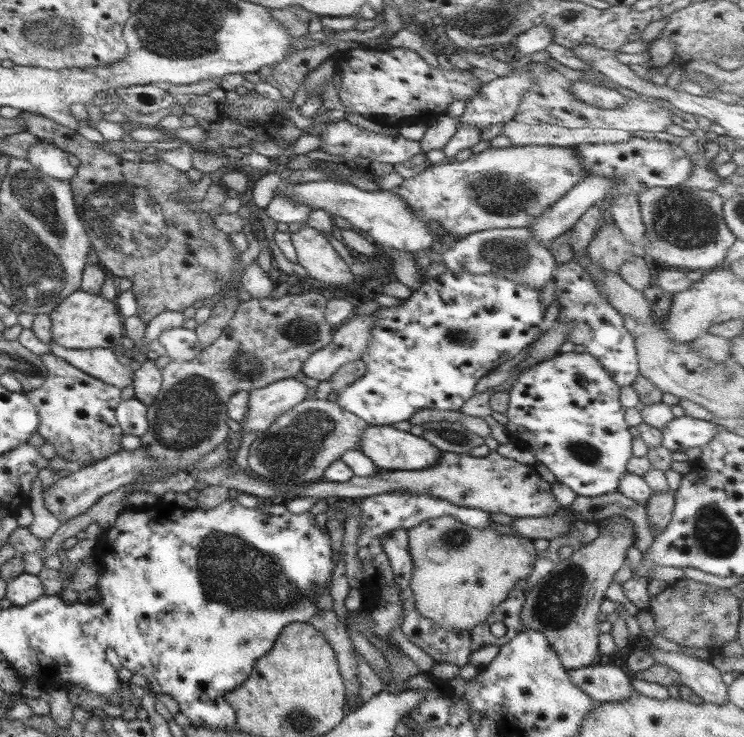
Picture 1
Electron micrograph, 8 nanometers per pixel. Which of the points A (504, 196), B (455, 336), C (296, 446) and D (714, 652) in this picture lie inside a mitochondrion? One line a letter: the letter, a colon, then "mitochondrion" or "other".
A: mitochondrion
B: mitochondrion
C: mitochondrion
D: other

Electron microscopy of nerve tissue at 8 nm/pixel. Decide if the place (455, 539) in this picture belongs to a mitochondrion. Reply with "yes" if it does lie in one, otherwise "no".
yes

